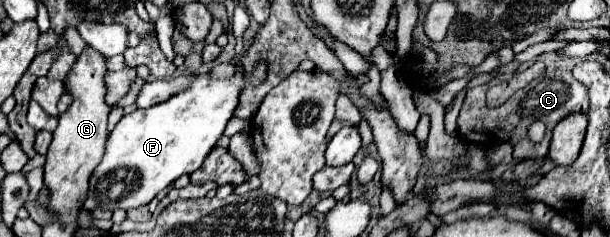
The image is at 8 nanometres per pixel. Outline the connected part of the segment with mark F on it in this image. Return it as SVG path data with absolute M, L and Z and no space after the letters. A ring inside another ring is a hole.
M241 67L237 69L235 77L231 77L229 81L209 81L207 75L201 73L193 79L193 83L185 91L173 95L169 101L159 103L159 105L149 107L149 109L135 109L133 113L123 115L121 121L115 125L115 129L109 133L105 157L103 157L101 165L91 175L89 193L87 193L87 199L83 201L83 207L87 211L97 209L99 205L101 205L101 209L111 209L111 211L113 209L125 209L125 211L129 211L129 209L147 205L159 191L167 189L175 179L179 179L181 175L189 175L195 169L199 169L203 165L203 159L207 157L207 153L213 149L217 139L223 135L227 121L233 117L243 87L245 87L245 71ZM99 181L101 181L101 191L95 191ZM117 181L123 181L129 187L131 185L137 185L137 187L135 189L131 187L129 193L125 193L117 201L111 201L109 189Z

